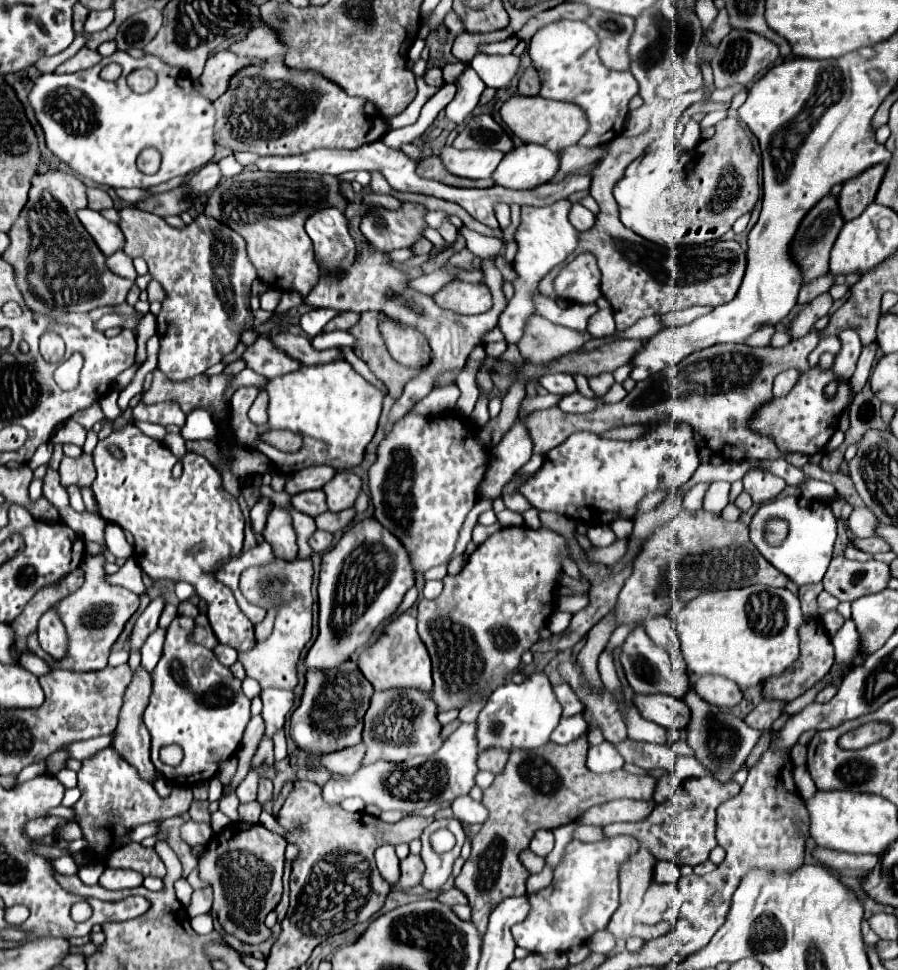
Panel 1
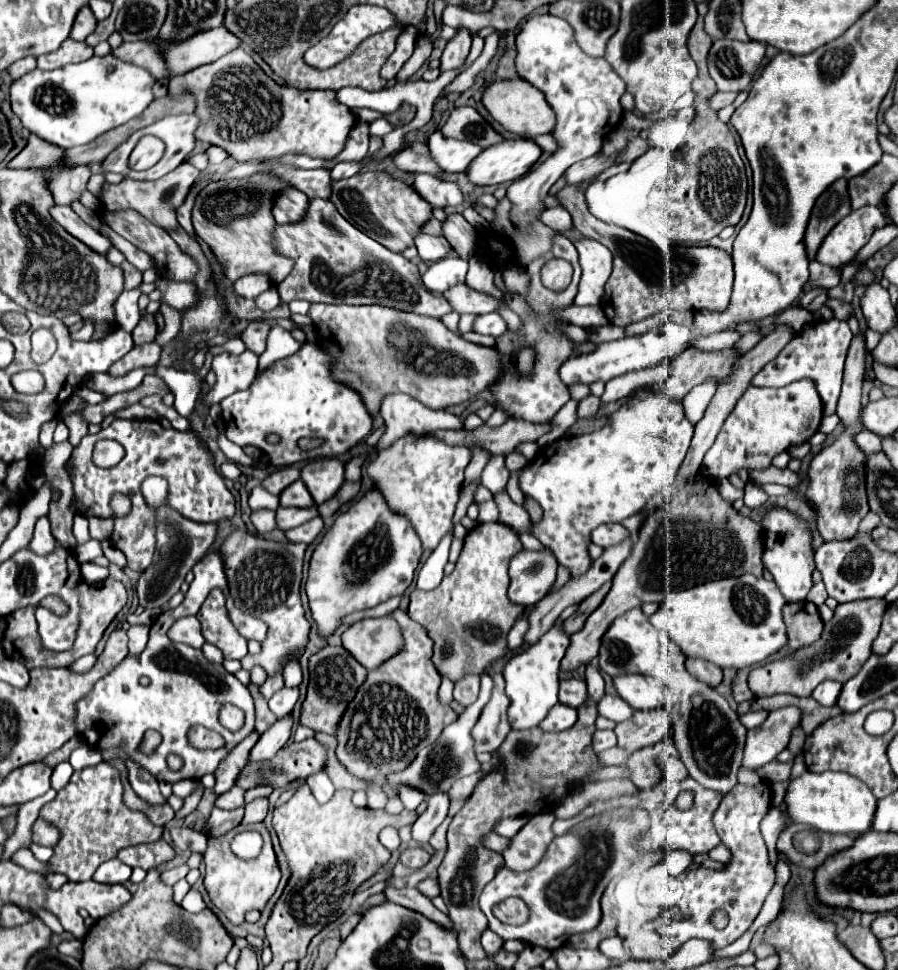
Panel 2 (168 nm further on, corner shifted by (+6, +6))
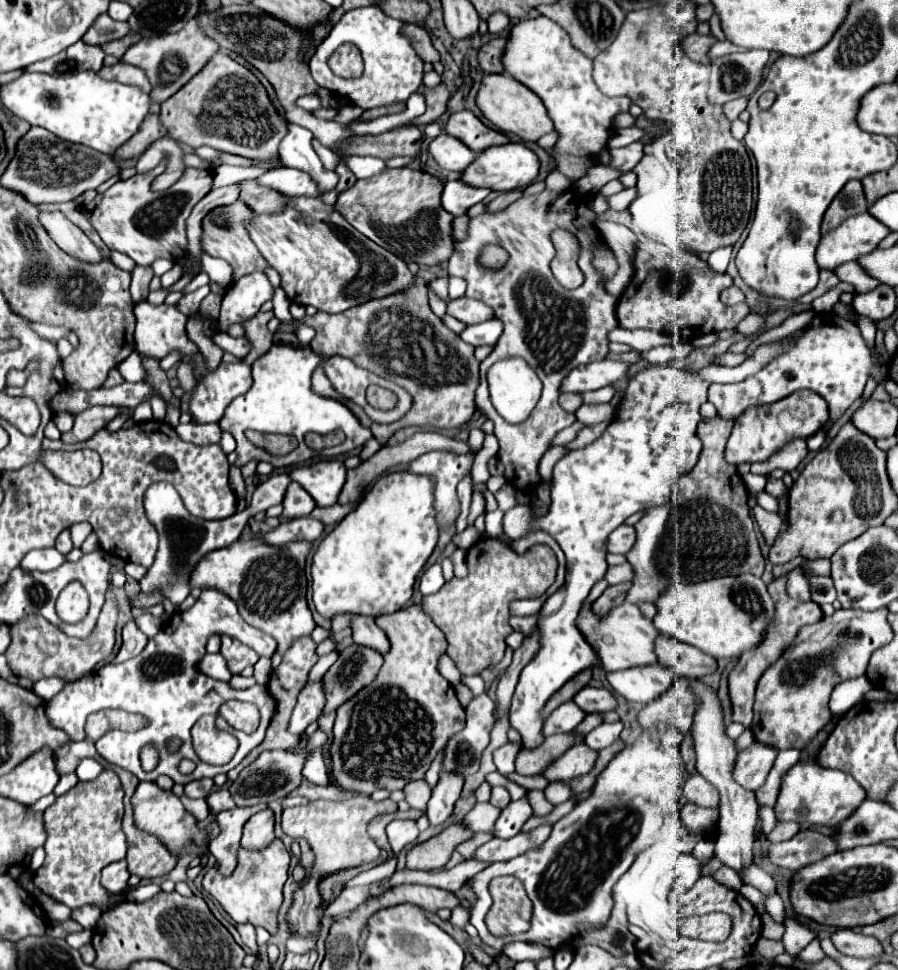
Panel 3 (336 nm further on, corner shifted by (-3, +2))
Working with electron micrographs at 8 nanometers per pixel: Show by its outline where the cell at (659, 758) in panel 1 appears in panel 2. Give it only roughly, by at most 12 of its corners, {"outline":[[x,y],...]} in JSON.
{"outline":[[663,752],[659,764],[669,782],[689,778],[685,764]]}

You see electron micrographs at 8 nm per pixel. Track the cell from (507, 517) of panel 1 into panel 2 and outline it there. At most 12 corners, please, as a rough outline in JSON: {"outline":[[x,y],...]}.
{"outline":[[493,500],[479,504],[479,524],[497,522]]}

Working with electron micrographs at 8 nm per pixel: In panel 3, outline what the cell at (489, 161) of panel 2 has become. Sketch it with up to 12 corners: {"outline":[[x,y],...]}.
{"outline":[[524,144],[484,150],[462,172],[468,186],[526,188],[540,158]]}

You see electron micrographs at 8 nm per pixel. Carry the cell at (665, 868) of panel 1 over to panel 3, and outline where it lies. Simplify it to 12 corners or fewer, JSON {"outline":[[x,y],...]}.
{"outline":[[700,840],[692,856],[698,860],[712,860],[714,840]]}

